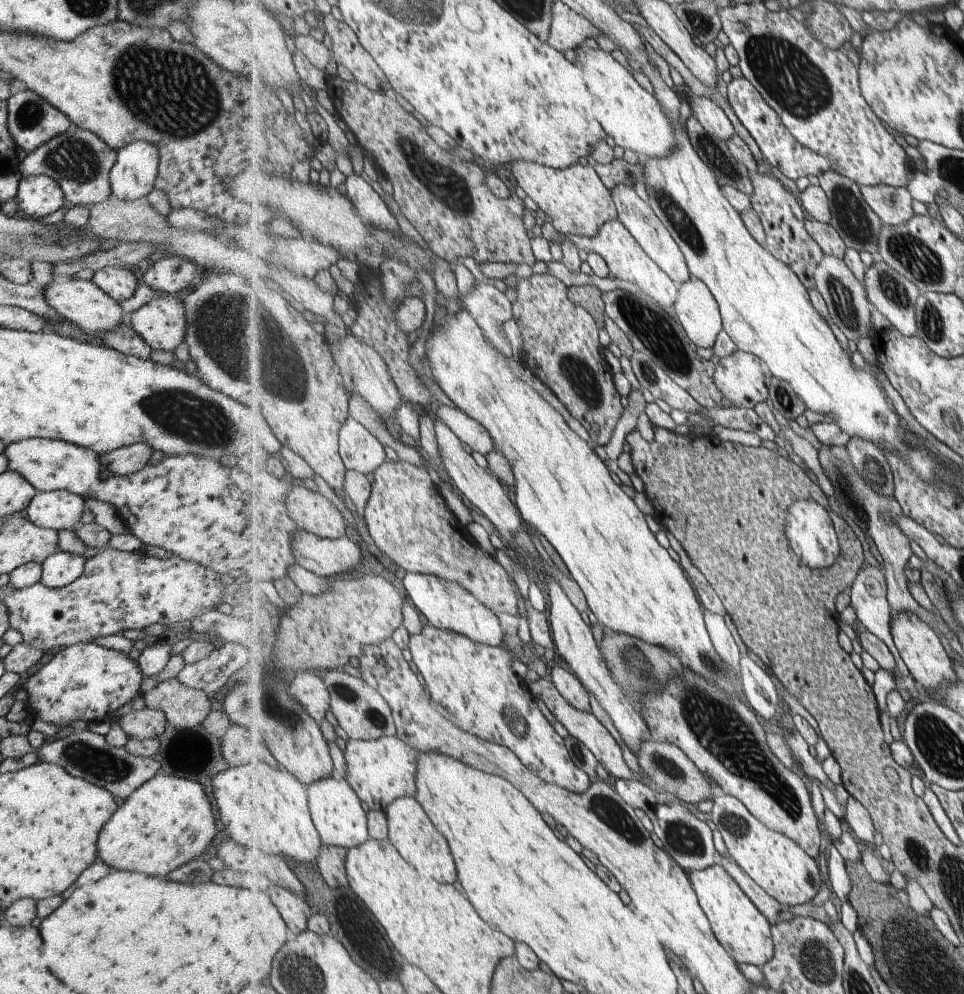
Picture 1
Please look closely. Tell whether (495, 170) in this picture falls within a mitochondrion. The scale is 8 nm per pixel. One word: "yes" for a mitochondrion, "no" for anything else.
no

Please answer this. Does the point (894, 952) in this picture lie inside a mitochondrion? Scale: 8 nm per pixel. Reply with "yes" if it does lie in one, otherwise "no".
yes

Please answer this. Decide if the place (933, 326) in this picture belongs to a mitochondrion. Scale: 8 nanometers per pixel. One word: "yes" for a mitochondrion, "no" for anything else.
yes

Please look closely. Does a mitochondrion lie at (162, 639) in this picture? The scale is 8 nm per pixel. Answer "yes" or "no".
no

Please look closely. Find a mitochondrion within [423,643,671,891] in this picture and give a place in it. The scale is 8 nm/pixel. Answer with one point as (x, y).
(602, 807)

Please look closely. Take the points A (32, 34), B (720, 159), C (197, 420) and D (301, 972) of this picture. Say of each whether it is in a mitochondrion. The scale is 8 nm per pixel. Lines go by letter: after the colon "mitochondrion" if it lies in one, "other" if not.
A: other
B: mitochondrion
C: mitochondrion
D: mitochondrion

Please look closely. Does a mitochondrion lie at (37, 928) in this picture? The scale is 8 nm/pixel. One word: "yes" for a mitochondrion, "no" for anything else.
no

